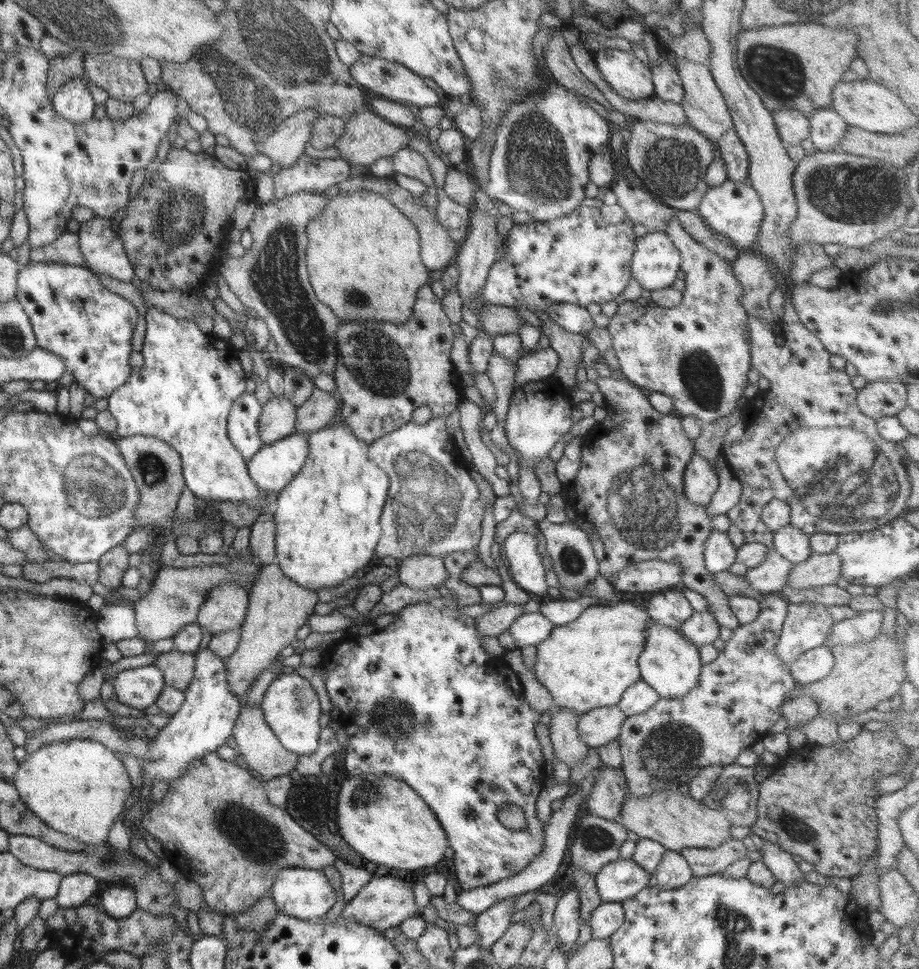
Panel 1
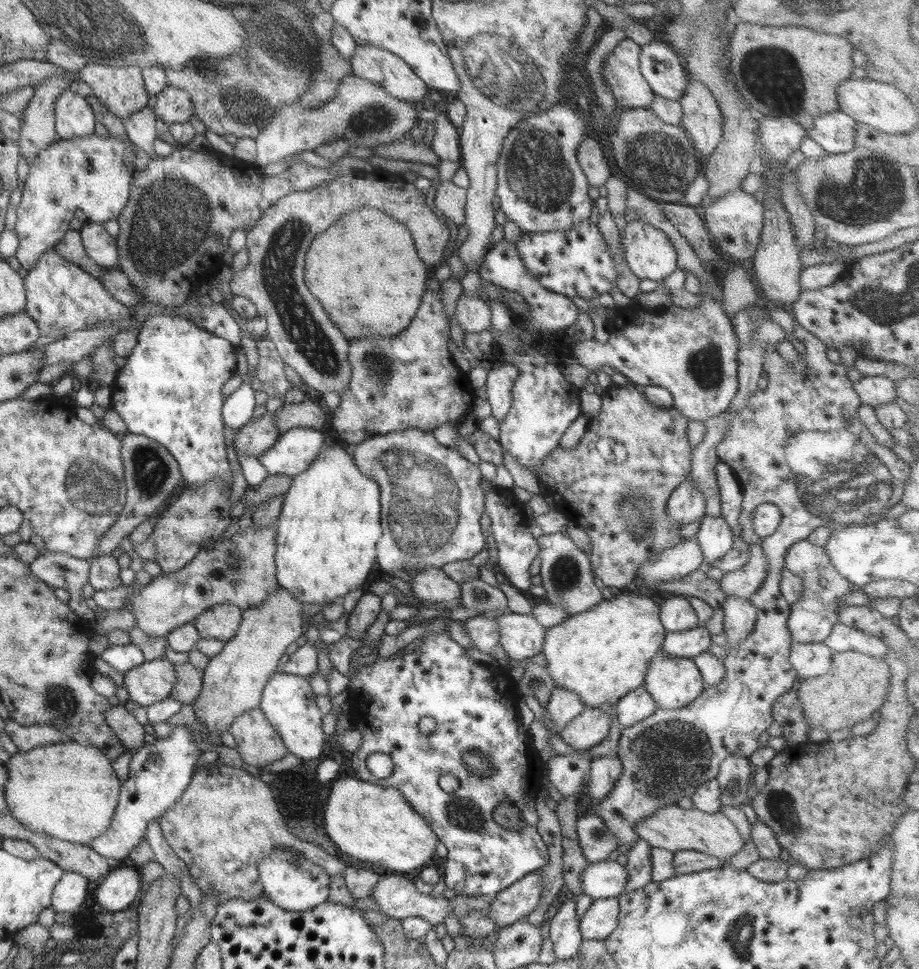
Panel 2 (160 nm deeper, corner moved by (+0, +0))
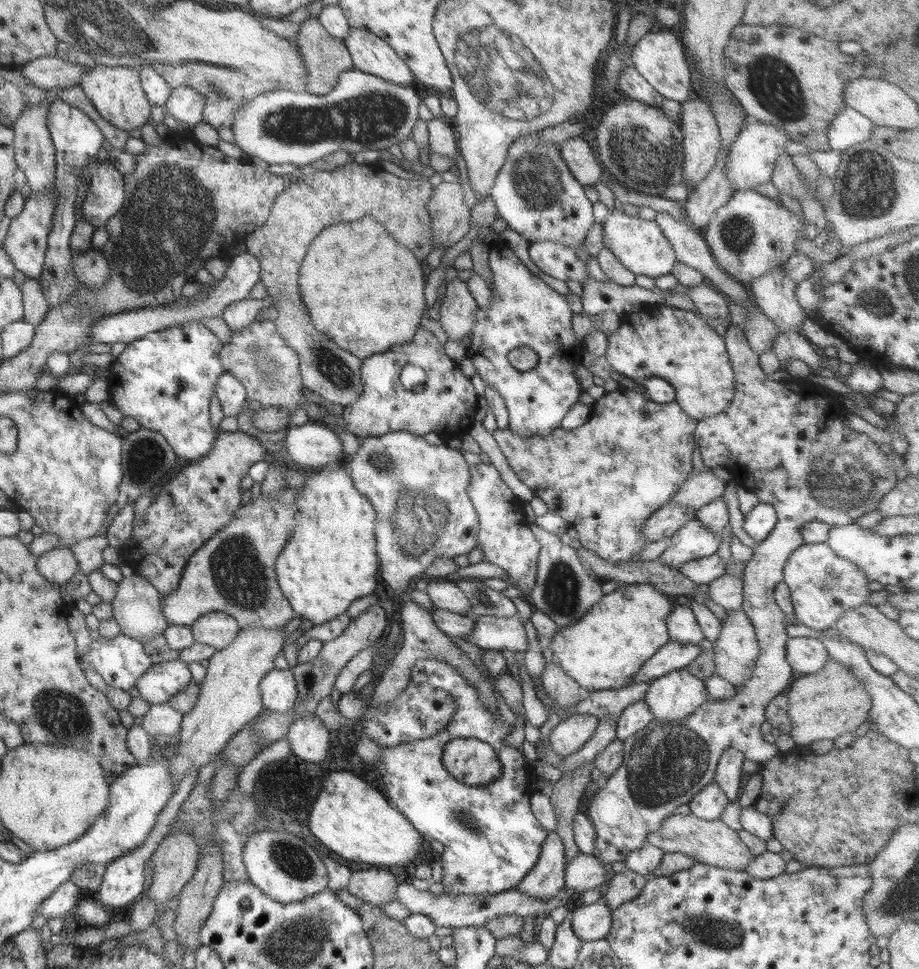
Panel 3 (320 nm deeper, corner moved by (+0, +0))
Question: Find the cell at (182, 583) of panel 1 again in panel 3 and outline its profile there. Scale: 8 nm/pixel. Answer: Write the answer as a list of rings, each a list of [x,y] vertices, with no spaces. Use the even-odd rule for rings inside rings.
[[[286,485],[280,496],[268,498],[258,496],[250,504],[240,506],[232,520],[221,531],[211,536],[190,558],[181,574],[178,588],[170,594],[161,596],[161,609],[170,625],[192,626],[198,617],[209,612],[225,612],[233,616],[240,629],[261,626],[262,628],[280,628],[294,618],[293,608],[284,596],[274,574],[276,559],[284,550],[286,543],[297,526],[295,516],[298,515],[296,497],[298,493]]]

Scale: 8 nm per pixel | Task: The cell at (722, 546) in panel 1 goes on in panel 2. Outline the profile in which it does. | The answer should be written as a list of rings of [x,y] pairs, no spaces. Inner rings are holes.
[[[704,515],[696,538],[704,553],[704,568],[707,569],[711,562],[718,561],[732,549],[734,536],[724,517]]]

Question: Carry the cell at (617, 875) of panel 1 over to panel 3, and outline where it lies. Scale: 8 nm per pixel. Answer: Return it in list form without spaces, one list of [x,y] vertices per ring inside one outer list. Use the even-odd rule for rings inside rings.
[[[580,852],[566,864],[565,887],[577,890],[580,894],[587,890],[597,890],[606,885],[608,873],[601,861],[594,856]]]

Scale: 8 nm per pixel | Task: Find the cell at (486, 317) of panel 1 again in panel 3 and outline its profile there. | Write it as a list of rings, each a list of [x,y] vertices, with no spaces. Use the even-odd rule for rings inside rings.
[[[455,279],[446,283],[446,293],[438,310],[438,322],[448,335],[449,340],[468,339],[475,323],[478,308],[467,284]]]

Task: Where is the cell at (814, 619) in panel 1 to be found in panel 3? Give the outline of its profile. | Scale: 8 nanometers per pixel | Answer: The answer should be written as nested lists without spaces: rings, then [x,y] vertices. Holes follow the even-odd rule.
[[[827,543],[806,544],[797,548],[783,568],[783,581],[791,592],[796,618],[814,630],[825,631],[847,610],[859,609],[867,604],[873,592],[868,589],[869,578],[857,564],[841,557]]]

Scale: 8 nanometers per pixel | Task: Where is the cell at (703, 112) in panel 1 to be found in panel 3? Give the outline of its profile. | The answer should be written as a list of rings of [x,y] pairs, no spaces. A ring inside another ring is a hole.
[[[692,95],[688,101],[681,103],[681,113],[678,120],[684,138],[682,141],[684,151],[684,170],[682,182],[688,186],[696,187],[712,171],[721,151],[722,139],[719,133],[719,126],[710,104]]]

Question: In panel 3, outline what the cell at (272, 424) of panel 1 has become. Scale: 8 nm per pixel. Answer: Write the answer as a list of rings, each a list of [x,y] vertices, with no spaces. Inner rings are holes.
[[[221,431],[220,433],[218,433],[218,438],[214,440],[214,445],[211,446],[211,449],[204,456],[202,456],[202,458],[187,463],[186,466],[184,466],[182,470],[180,470],[180,472],[178,472],[178,474],[174,476],[174,478],[170,478],[170,480],[168,480],[166,484],[162,484],[162,486],[160,486],[160,492],[158,492],[158,496],[152,497],[152,505],[148,506],[146,514],[144,514],[144,516],[139,519],[135,518],[133,520],[133,527],[130,536],[128,537],[128,540],[126,540],[126,542],[123,544],[122,550],[125,558],[128,559],[128,562],[130,563],[134,572],[142,578],[147,578],[148,582],[150,582],[150,584],[152,584],[152,586],[154,586],[154,588],[158,590],[161,596],[174,592],[178,588],[182,571],[184,570],[184,567],[186,566],[186,563],[188,562],[190,556],[192,556],[192,554],[194,554],[194,552],[196,552],[196,550],[198,550],[198,548],[200,548],[211,536],[214,536],[218,531],[221,531],[224,526],[226,526],[226,524],[228,524],[230,520],[232,520],[232,517],[234,516],[234,513],[236,513],[236,510],[240,508],[240,502],[243,495],[240,490],[240,479],[243,476],[246,476],[252,464],[266,463],[269,456],[270,453],[261,446],[256,438],[254,439],[252,438],[252,436],[248,436],[244,432],[237,431],[230,433]]]

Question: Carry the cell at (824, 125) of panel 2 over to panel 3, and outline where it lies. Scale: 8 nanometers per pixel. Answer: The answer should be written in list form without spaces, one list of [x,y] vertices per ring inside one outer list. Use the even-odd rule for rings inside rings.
[[[845,106],[831,120],[827,129],[829,148],[844,152],[849,146],[870,140],[872,121],[852,107]]]

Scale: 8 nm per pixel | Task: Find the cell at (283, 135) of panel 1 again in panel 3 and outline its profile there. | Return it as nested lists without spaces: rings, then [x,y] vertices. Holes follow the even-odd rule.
[[[310,17],[301,23],[300,30],[296,34],[294,41],[301,52],[307,73],[308,80],[305,90],[314,94],[323,95],[330,92],[339,81],[341,72],[352,70],[353,58],[343,40],[328,34],[324,26],[318,22],[317,18]]]

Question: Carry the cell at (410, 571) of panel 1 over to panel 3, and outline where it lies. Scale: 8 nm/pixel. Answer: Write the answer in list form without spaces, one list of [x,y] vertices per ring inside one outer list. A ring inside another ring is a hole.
[[[428,580],[425,590],[433,605],[462,616],[472,616],[473,610],[470,600],[466,598],[462,589],[454,581]]]

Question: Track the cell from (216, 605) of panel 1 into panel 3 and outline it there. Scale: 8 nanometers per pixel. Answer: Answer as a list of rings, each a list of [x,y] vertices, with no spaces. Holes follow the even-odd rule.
[[[209,612],[191,626],[194,641],[216,650],[228,647],[241,631],[238,621],[225,612]]]

